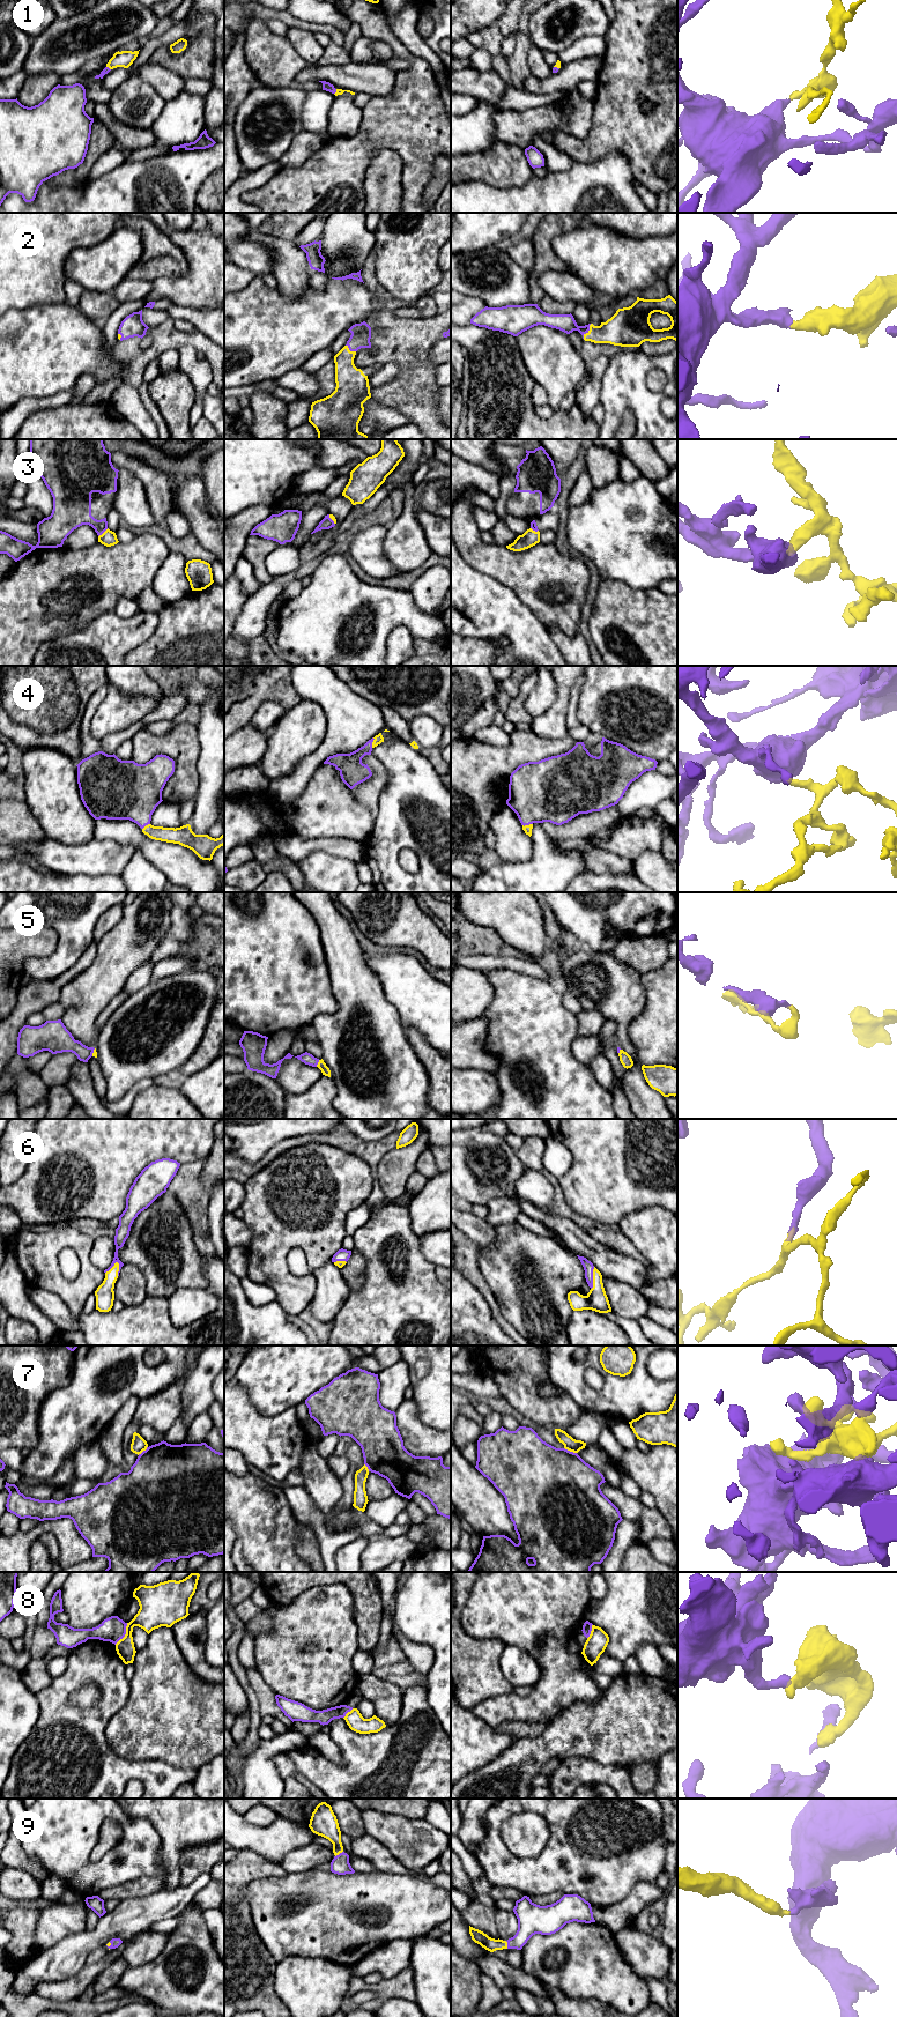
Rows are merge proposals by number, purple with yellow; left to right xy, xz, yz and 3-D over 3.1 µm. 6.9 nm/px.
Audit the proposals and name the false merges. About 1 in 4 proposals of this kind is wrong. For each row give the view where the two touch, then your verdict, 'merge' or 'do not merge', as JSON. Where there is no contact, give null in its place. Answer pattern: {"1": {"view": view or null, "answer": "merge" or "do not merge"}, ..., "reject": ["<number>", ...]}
{"1": {"view": "xy", "answer": "merge"}, "2": {"view": "yz", "answer": "merge"}, "3": {"view": "xy", "answer": "merge"}, "4": {"view": "xz", "answer": "merge"}, "5": {"view": "xz", "answer": "merge"}, "6": {"view": "xy", "answer": "merge"}, "7": {"view": "yz", "answer": "merge"}, "8": {"view": "xy", "answer": "do not merge"}, "9": {"view": "xz", "answer": "merge"}, "reject": ["8"]}

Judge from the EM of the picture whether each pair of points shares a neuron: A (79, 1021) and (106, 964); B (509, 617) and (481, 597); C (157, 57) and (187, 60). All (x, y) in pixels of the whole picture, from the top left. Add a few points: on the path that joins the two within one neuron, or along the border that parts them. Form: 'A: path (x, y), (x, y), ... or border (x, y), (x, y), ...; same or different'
A: path (82, 1007), (83, 999), (104, 978); same
B: path (502, 614), (488, 602); same
C: path (164, 57), (169, 60), (180, 60); same

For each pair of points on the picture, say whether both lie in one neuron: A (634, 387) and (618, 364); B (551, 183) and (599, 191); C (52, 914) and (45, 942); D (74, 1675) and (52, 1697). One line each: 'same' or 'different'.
A: same
B: same
C: different
D: same

